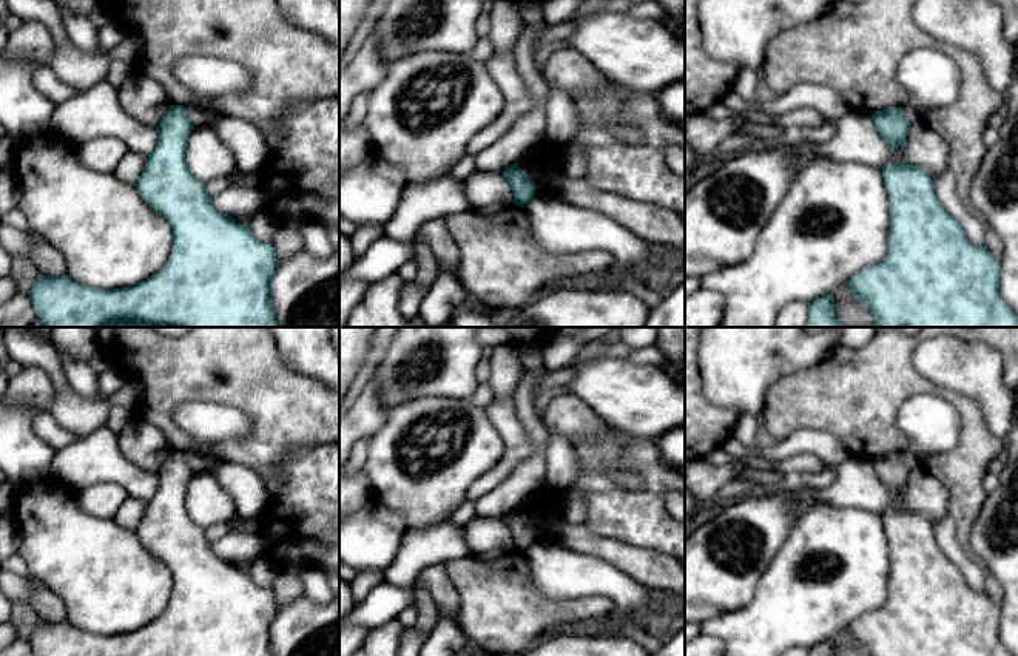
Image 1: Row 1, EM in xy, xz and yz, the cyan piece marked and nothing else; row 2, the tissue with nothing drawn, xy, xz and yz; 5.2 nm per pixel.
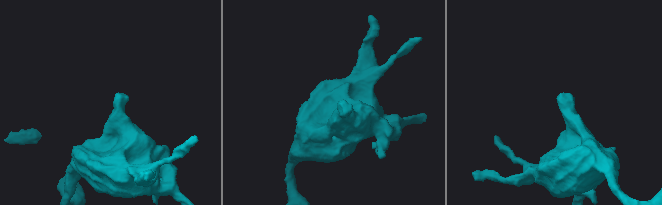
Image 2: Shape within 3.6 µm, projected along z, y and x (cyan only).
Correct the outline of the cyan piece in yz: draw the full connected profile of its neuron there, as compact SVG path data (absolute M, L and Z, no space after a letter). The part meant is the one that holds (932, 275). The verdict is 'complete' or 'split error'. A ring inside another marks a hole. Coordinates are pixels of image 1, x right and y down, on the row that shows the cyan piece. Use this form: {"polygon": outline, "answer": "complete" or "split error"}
{"polygon": "M888 162L881 173L890 199L888 250L881 262L847 279L875 316L868 327L1018 327L1018 315L998 289L999 259L967 239L938 201L933 179L907 162Z", "answer": "complete"}

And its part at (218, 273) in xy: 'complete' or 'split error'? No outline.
complete

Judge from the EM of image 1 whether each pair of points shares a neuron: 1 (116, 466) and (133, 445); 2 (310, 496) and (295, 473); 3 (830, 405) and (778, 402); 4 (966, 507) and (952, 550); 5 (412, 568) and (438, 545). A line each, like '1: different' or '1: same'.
1: different
2: same
3: same
4: different
5: same

